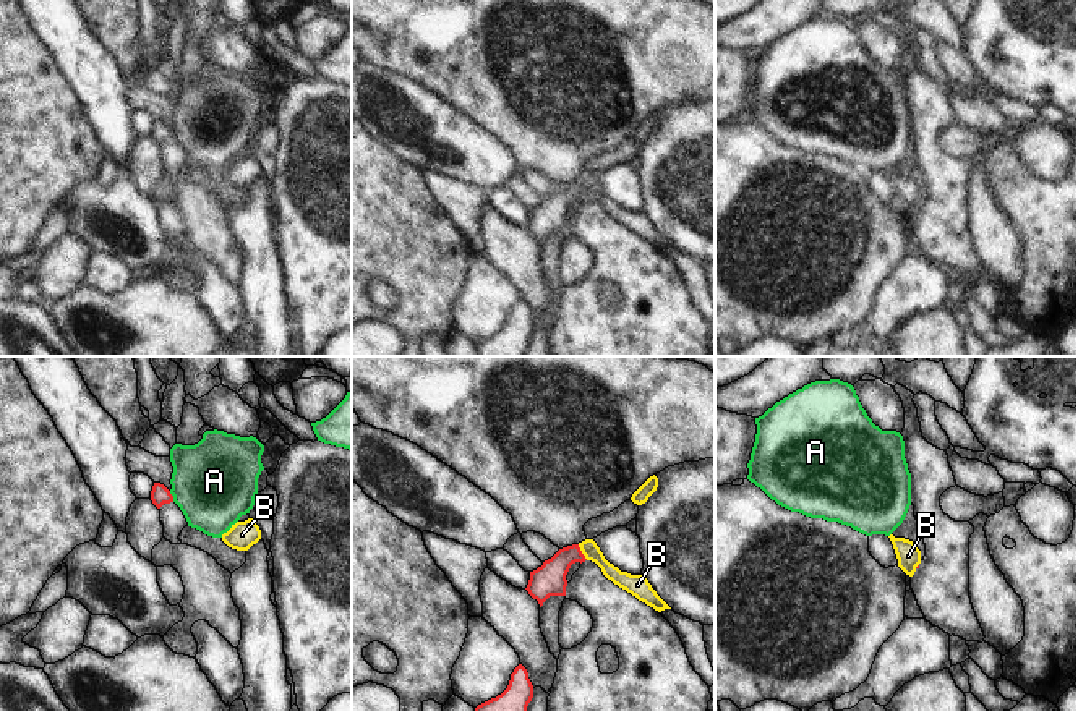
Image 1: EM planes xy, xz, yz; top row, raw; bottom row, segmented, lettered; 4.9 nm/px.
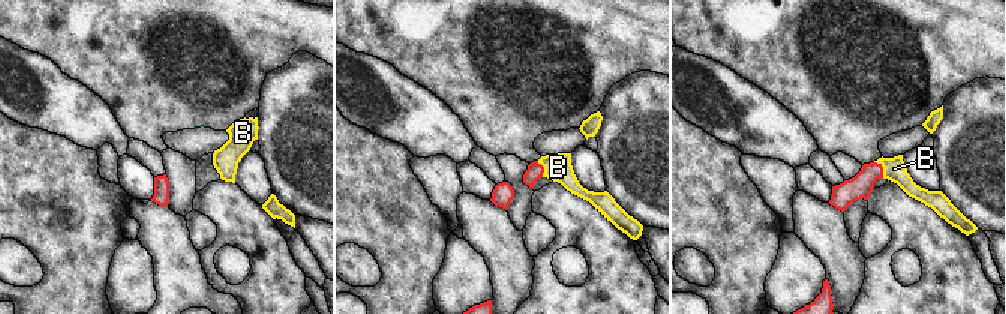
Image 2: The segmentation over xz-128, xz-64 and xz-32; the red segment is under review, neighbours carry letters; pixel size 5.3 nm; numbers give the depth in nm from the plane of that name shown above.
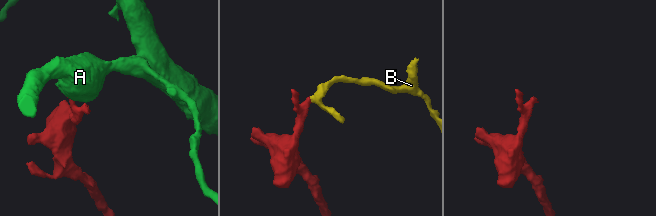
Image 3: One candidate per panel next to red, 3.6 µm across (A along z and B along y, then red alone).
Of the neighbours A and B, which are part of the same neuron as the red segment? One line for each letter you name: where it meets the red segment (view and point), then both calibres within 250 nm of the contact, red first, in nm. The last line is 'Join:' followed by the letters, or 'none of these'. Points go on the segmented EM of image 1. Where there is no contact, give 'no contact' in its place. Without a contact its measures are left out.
B: meets red in xz at (581, 553); 160 nm thick on the red side, 90 nm on the other
Join: B

